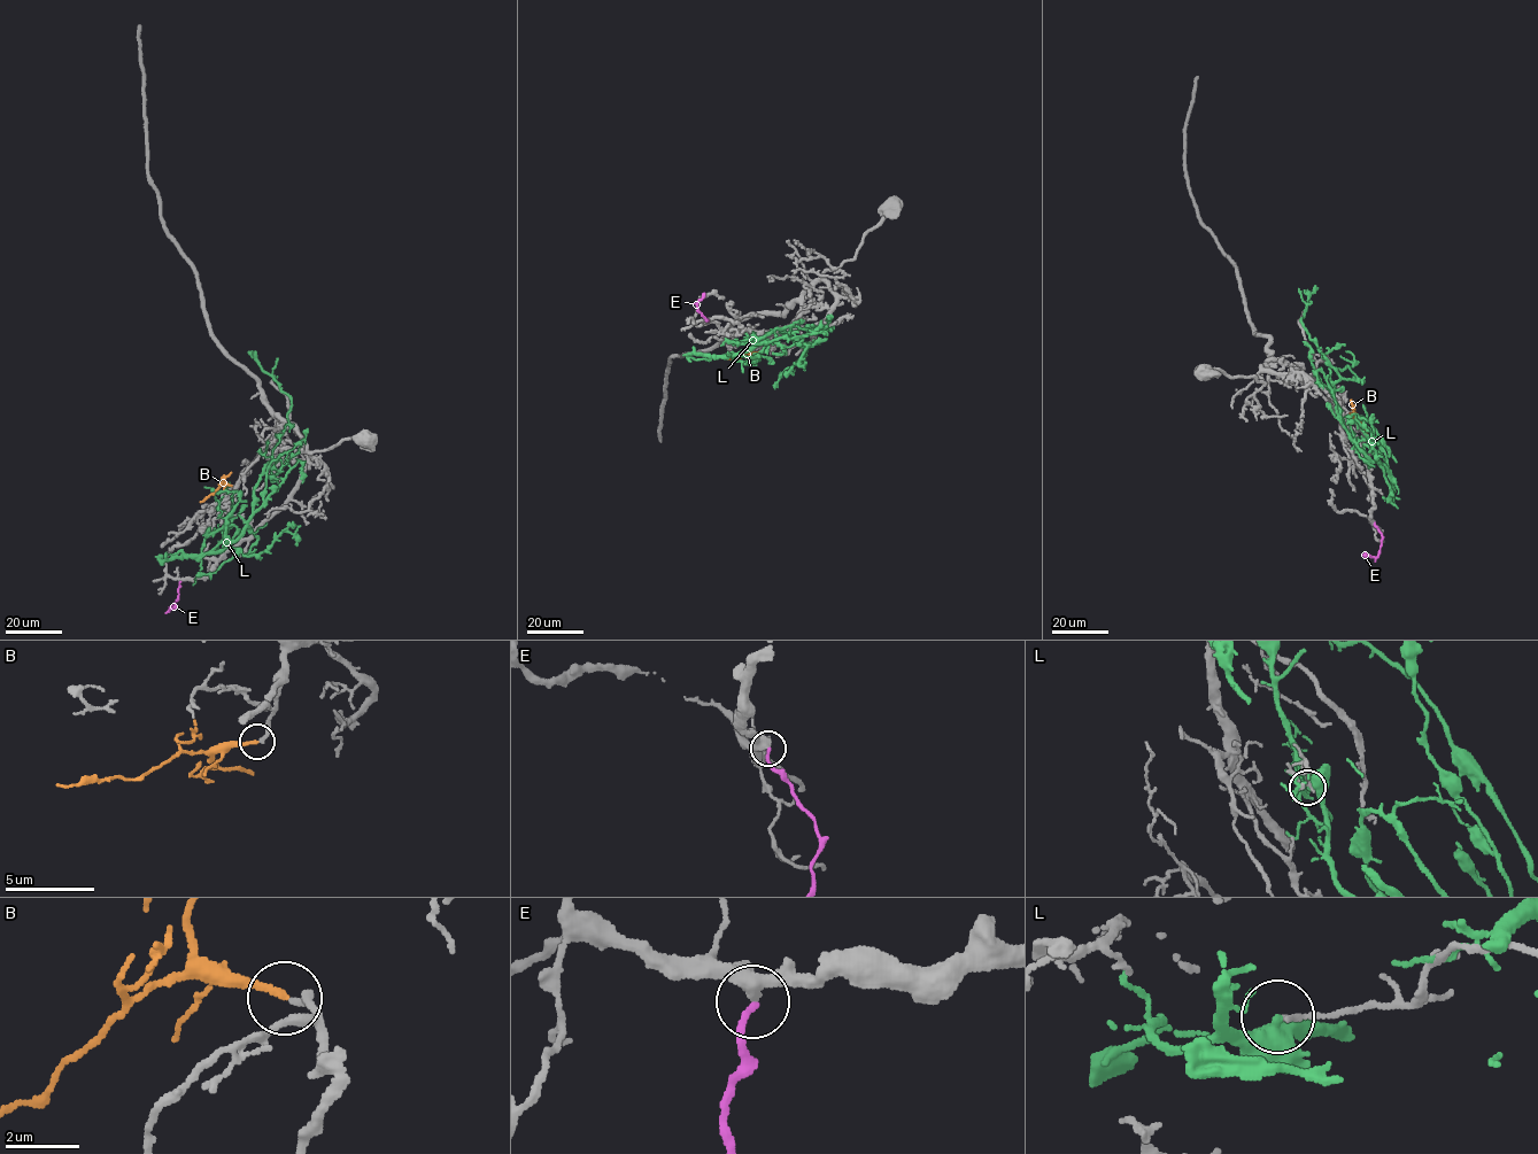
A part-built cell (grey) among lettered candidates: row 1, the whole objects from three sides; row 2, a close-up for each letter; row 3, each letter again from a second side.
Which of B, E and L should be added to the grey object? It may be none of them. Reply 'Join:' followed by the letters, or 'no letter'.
Join: B

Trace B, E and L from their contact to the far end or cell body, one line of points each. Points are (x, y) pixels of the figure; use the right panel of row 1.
B: (1353, 412), (1367, 436)
E: (1374, 523), (1382, 537), (1378, 555), (1373, 557), (1365, 552)
L: (1354, 441), (1359, 455), (1368, 461), (1342, 421), (1330, 388), (1330, 364), (1301, 319), (1308, 295), (1318, 287)

